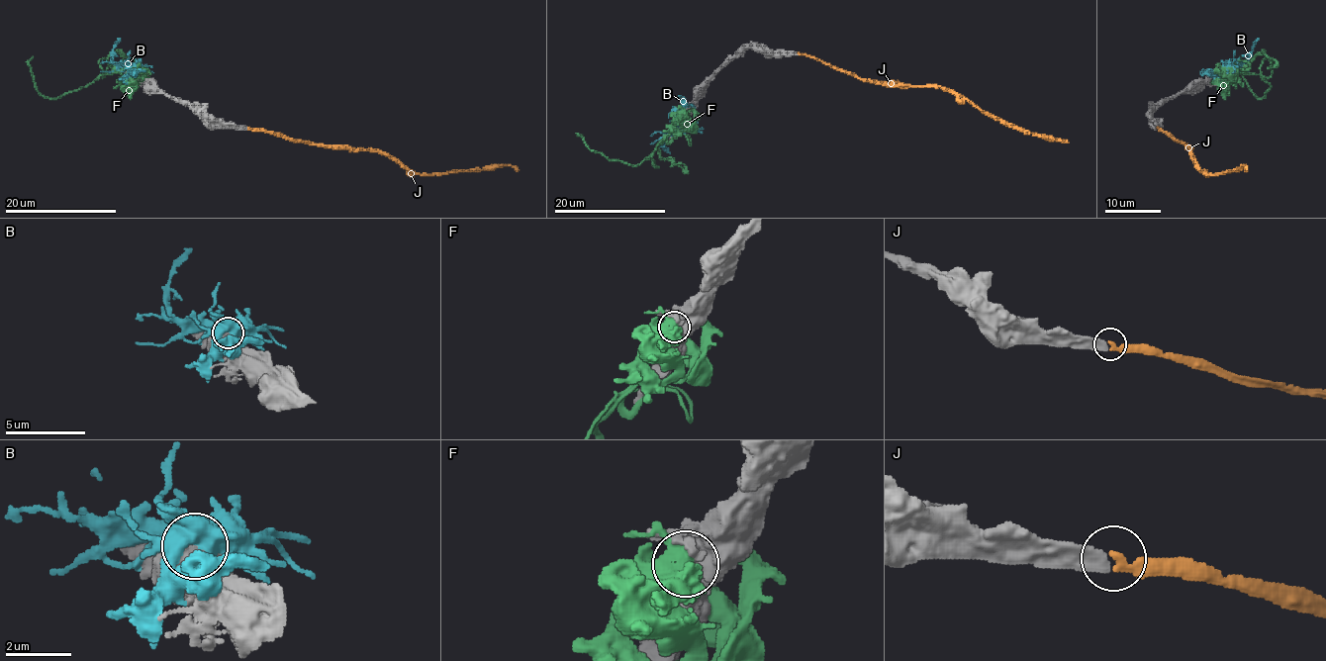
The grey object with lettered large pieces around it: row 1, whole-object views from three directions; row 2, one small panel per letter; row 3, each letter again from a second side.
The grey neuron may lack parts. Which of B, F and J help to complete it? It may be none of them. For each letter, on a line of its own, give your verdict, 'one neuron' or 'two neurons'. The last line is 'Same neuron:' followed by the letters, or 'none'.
B: two neurons
F: two neurons
J: one neuron
Same neuron: J

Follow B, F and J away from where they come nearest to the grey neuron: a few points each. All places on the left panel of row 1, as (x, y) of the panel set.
B: (133, 67), (119, 65), (113, 60), (113, 47), (120, 38)
F: (134, 82), (119, 72), (102, 74), (87, 85), (45, 98), (37, 89), (29, 63), (33, 56)
J: (247, 129), (278, 133), (312, 144), (385, 151), (419, 174), (511, 165), (519, 170)

